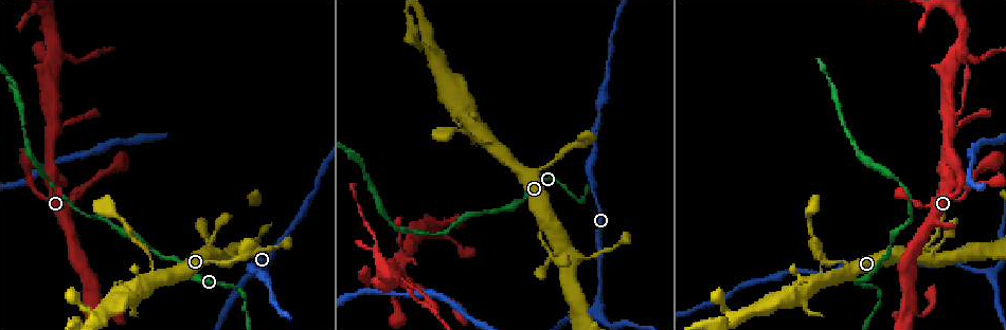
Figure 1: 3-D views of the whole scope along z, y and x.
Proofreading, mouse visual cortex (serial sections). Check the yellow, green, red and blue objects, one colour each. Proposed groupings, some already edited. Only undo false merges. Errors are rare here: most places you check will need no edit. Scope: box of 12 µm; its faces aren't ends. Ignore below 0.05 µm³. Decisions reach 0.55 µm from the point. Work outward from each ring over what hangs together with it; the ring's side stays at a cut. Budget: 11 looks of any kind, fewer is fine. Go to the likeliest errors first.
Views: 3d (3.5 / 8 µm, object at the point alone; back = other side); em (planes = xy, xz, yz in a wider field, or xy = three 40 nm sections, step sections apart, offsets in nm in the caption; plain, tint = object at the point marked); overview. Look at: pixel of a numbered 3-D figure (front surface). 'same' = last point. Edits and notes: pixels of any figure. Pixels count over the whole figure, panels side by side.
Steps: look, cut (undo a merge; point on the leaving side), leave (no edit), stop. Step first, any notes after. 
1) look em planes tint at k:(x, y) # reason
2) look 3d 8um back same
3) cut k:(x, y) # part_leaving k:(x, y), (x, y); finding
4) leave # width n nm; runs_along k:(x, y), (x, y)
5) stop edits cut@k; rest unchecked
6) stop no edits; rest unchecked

look 3d 3.5um at 1:(598, 308) # three arms meet

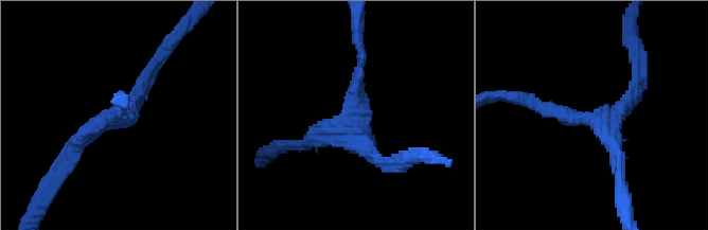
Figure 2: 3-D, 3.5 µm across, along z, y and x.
look em xy step 5 tint at 2:(355, 115) # arms 3; arm_widths 150, 250, 250 nm

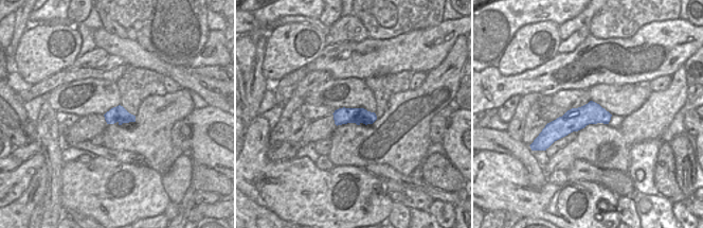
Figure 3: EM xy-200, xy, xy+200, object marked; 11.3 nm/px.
leave # width 190 nm; runs_along 3:(608, 116), (550, 125); all the same cell

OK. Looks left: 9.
look 3d 3.5um at 1:(901, 253) # branch point

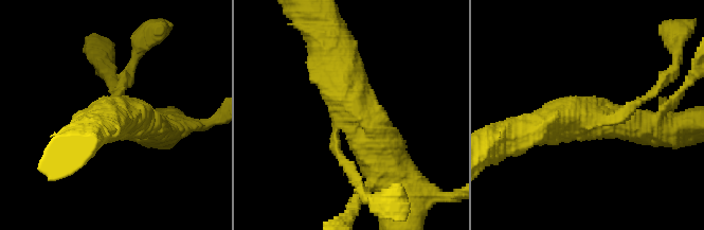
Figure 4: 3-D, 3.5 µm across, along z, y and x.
look em planes tint at 4:(596, 118) # arms 3; arm_widths 150, 500, 500 nm; now the EM

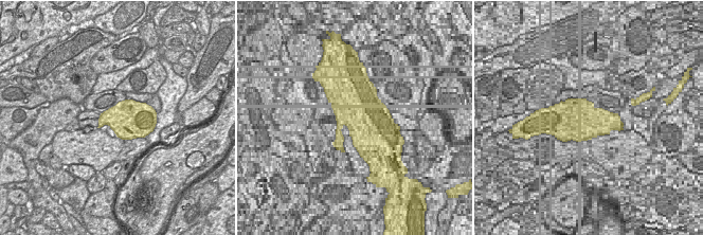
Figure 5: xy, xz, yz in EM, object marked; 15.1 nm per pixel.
leave # runs_along 4:(330, 52), (373, 127), (382, 174); one cell here

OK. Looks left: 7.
look 3d 3.5um at 1:(955, 56) # two arms in line, one across

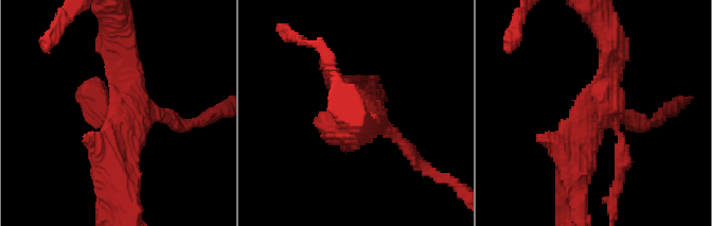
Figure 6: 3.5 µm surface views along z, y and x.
look em planes tint at 6:(596, 113) # now the EM

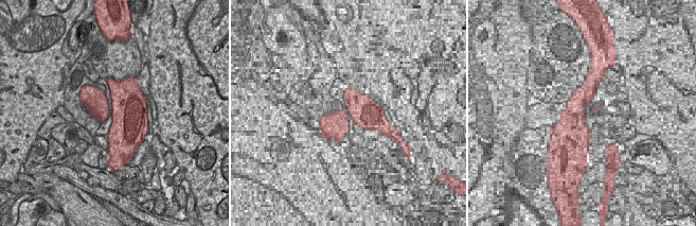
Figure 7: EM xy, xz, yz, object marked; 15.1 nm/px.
leave # one cell here

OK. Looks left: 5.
look 3d 8um back at 1:(243, 291) # abrupt turn

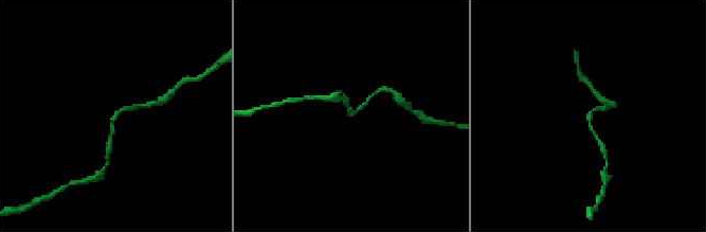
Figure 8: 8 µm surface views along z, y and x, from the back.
look em xy step 3 tint at 8:(353, 112) # arm_widths 150, 150 nm

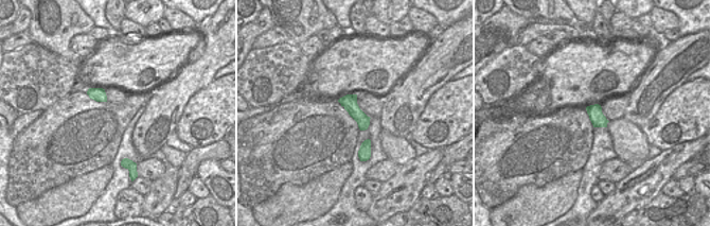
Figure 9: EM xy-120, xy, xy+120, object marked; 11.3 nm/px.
leave # runs_along 8:(136, 107), (121, 109), (112, 118), (110, 144); all the same cell

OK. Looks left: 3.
stop no edits; rest unchecked

